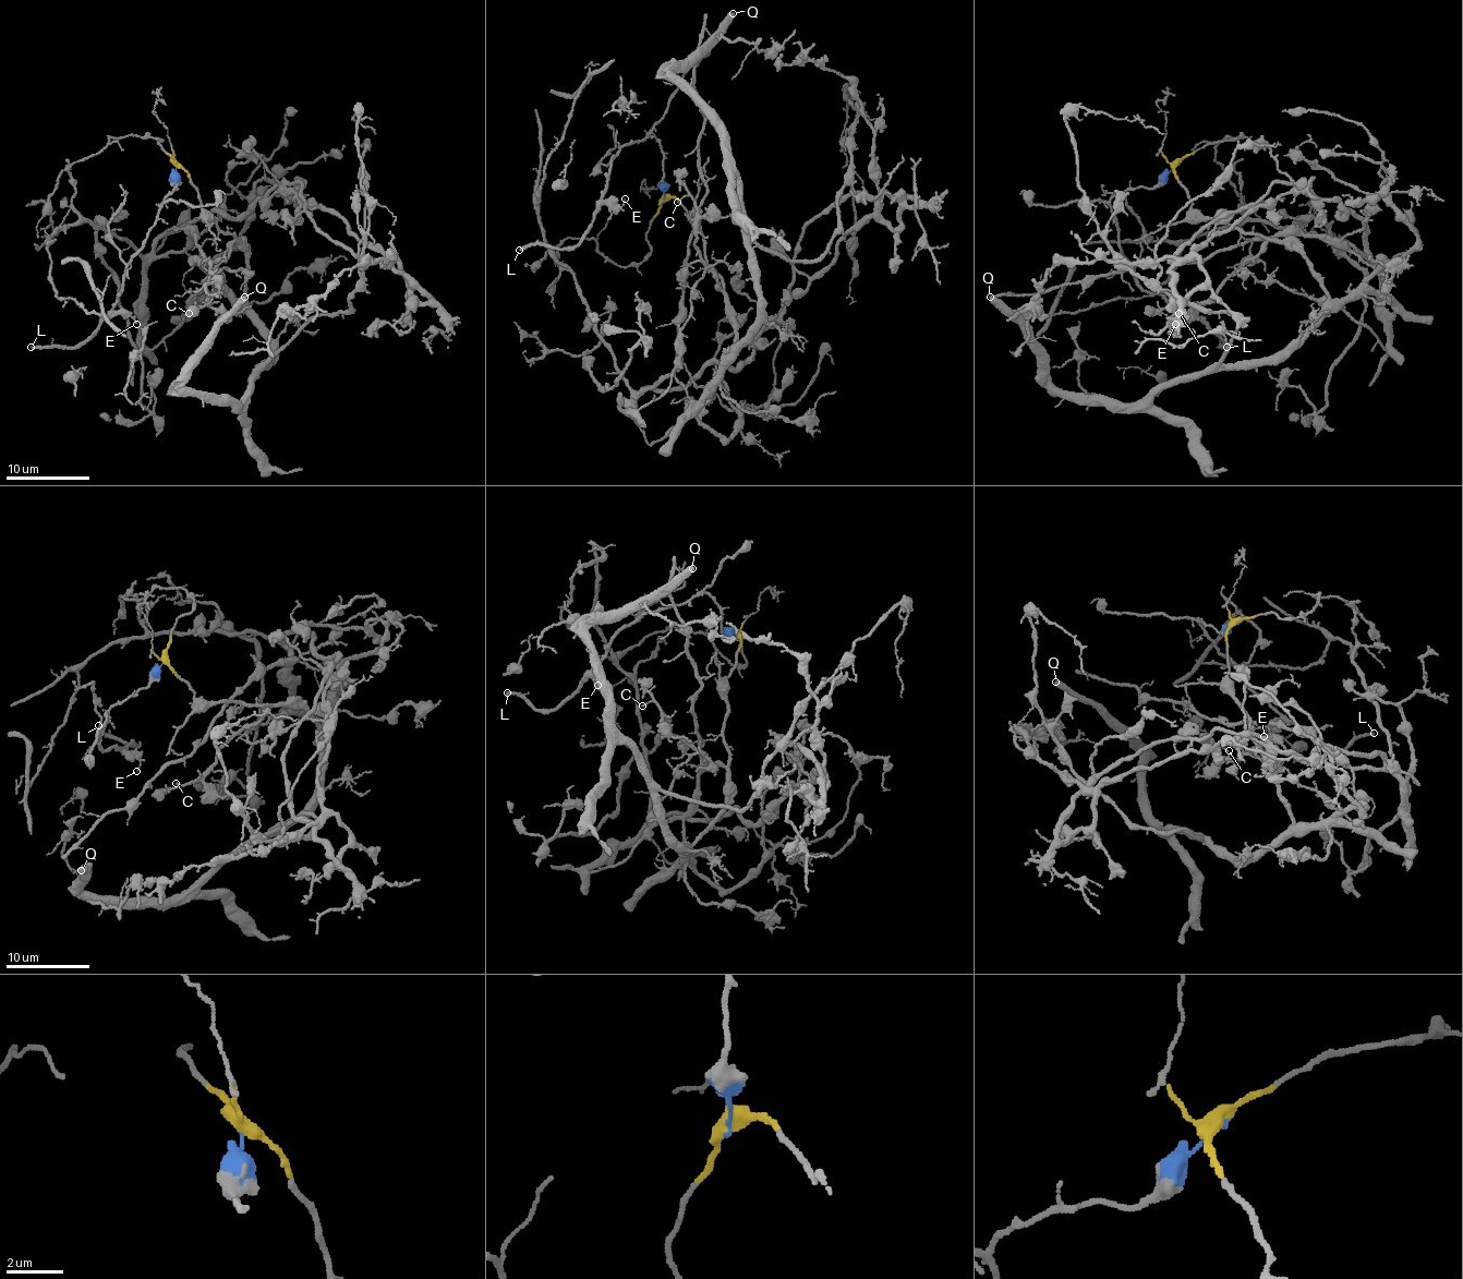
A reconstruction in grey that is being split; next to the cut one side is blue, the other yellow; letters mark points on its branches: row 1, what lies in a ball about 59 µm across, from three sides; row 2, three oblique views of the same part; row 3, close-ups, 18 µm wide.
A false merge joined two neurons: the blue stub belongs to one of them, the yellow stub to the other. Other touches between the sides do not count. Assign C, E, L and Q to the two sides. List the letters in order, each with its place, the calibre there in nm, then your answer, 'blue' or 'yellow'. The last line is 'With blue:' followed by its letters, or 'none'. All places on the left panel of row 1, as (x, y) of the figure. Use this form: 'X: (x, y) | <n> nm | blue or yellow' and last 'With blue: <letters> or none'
C: (189, 313) | 120 nm | yellow
E: (136, 324) | 110 nm | blue
L: (31, 347) | 280 nm | blue
Q: (244, 297) | 500 nm | yellow
With blue: E, L

